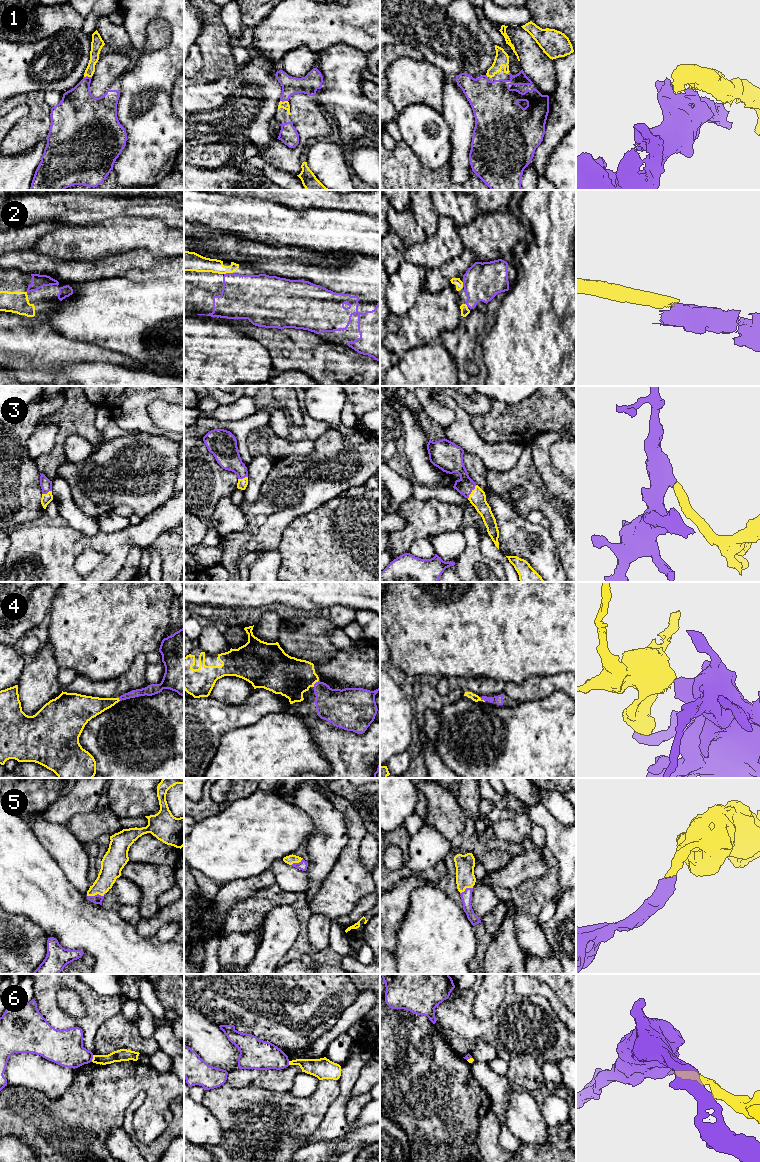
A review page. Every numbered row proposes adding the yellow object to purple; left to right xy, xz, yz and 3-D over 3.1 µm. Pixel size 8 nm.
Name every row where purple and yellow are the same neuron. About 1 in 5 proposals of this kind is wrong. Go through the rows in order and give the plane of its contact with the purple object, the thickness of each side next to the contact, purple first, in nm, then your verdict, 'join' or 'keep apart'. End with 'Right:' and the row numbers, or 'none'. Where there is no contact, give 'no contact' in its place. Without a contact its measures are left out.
1: xy | 280/90 nm | join
2: xz | 360/130 nm | join
3: yz | 140/140 nm | join
4: xz | 280/320 nm | join
5: xy | 80/170 nm | join
6: xy | 280/100 nm | keep apart
Right: 1, 2, 3, 4, 5

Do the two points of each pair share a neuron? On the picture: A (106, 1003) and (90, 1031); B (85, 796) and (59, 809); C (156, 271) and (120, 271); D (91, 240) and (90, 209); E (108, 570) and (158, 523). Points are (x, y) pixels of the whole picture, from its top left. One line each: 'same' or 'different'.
A: same
B: same
C: same
D: different
E: same

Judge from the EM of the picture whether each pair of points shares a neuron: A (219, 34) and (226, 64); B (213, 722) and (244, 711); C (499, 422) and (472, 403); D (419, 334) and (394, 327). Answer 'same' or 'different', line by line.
A: same
B: same
C: different
D: different

